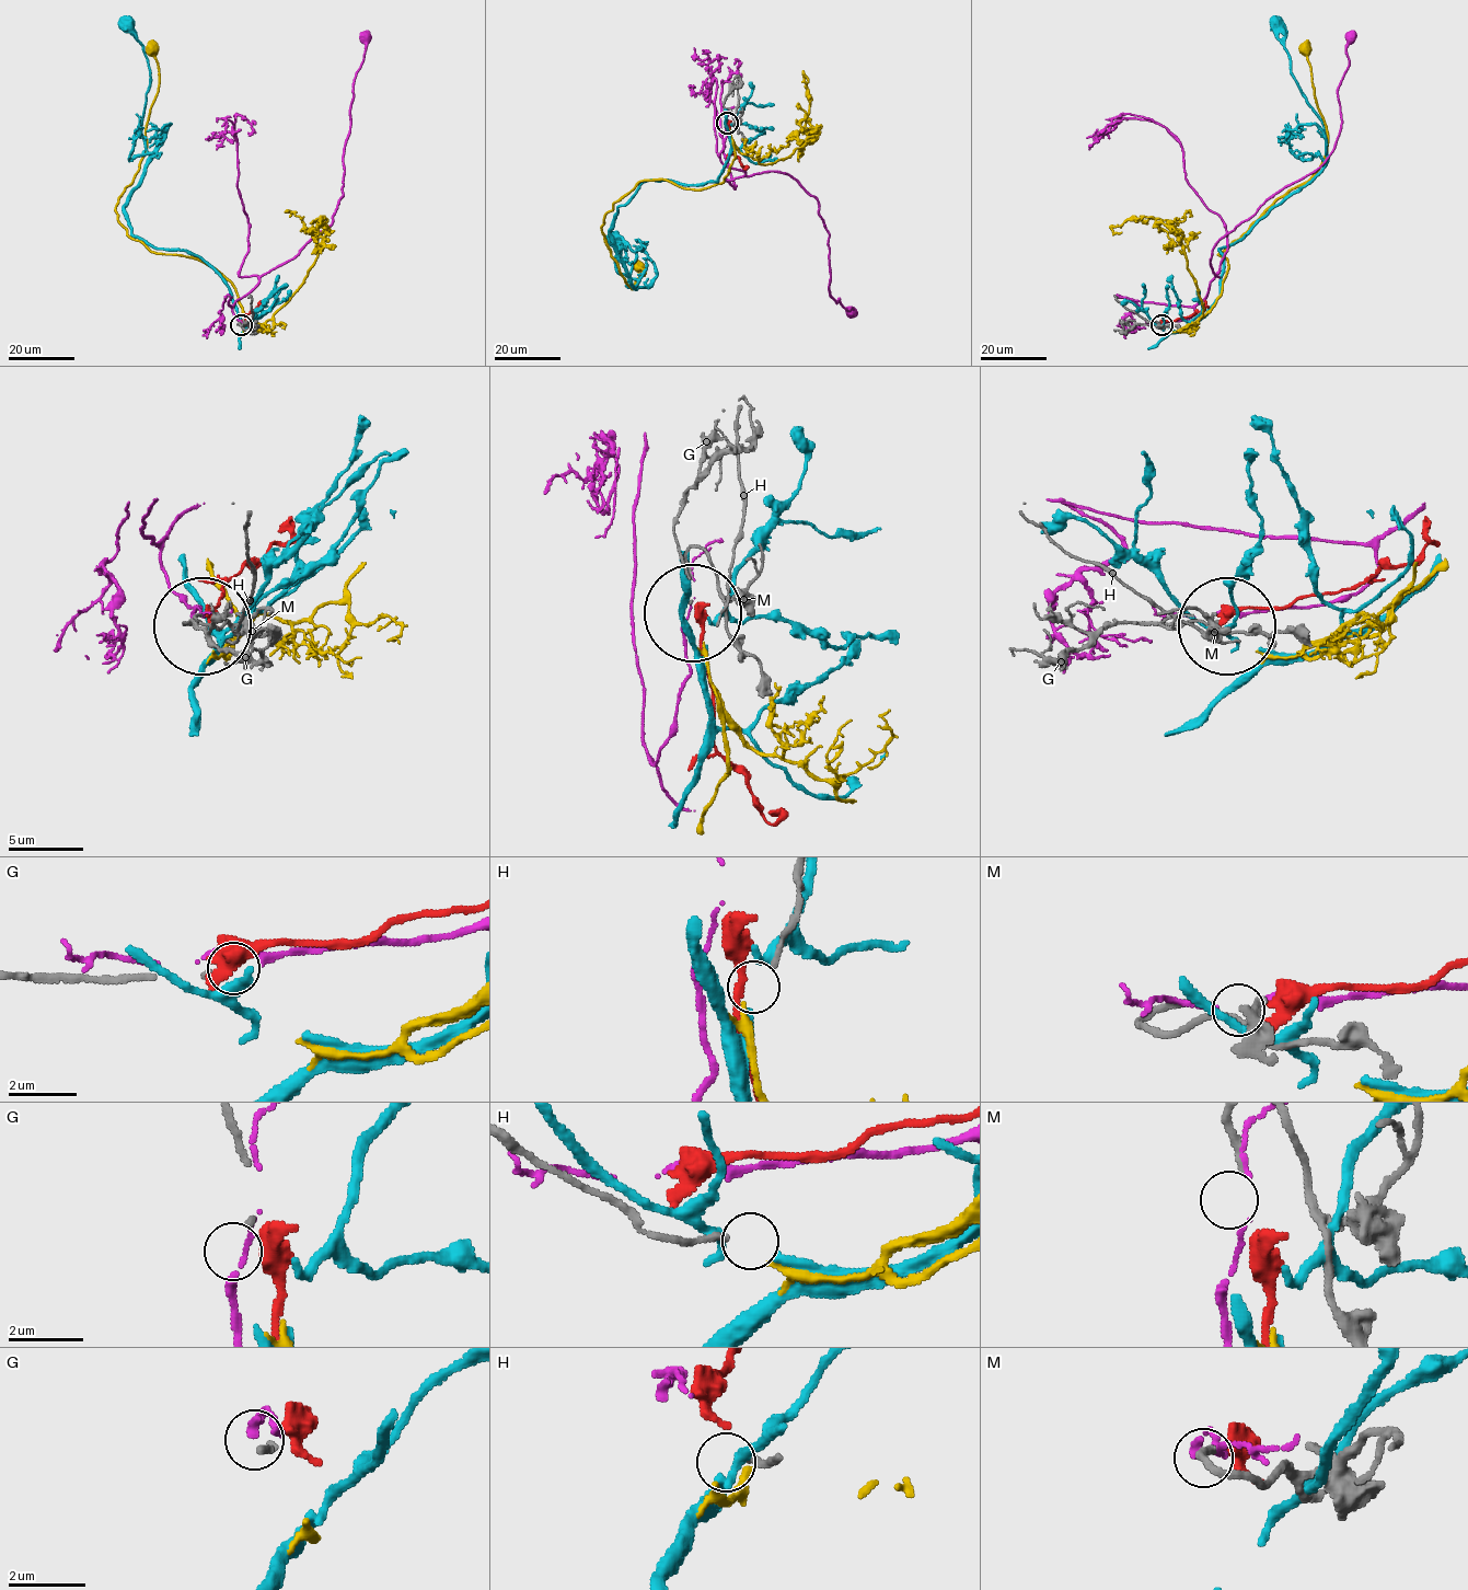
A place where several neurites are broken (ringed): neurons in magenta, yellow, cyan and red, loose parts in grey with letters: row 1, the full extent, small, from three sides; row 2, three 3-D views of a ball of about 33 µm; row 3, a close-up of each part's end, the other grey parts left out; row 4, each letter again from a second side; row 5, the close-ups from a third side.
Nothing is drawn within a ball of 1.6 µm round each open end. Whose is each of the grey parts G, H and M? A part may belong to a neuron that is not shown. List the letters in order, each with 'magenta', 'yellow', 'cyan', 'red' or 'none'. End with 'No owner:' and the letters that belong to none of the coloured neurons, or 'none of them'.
G: magenta
H: yellow
M: none
No owner: M

